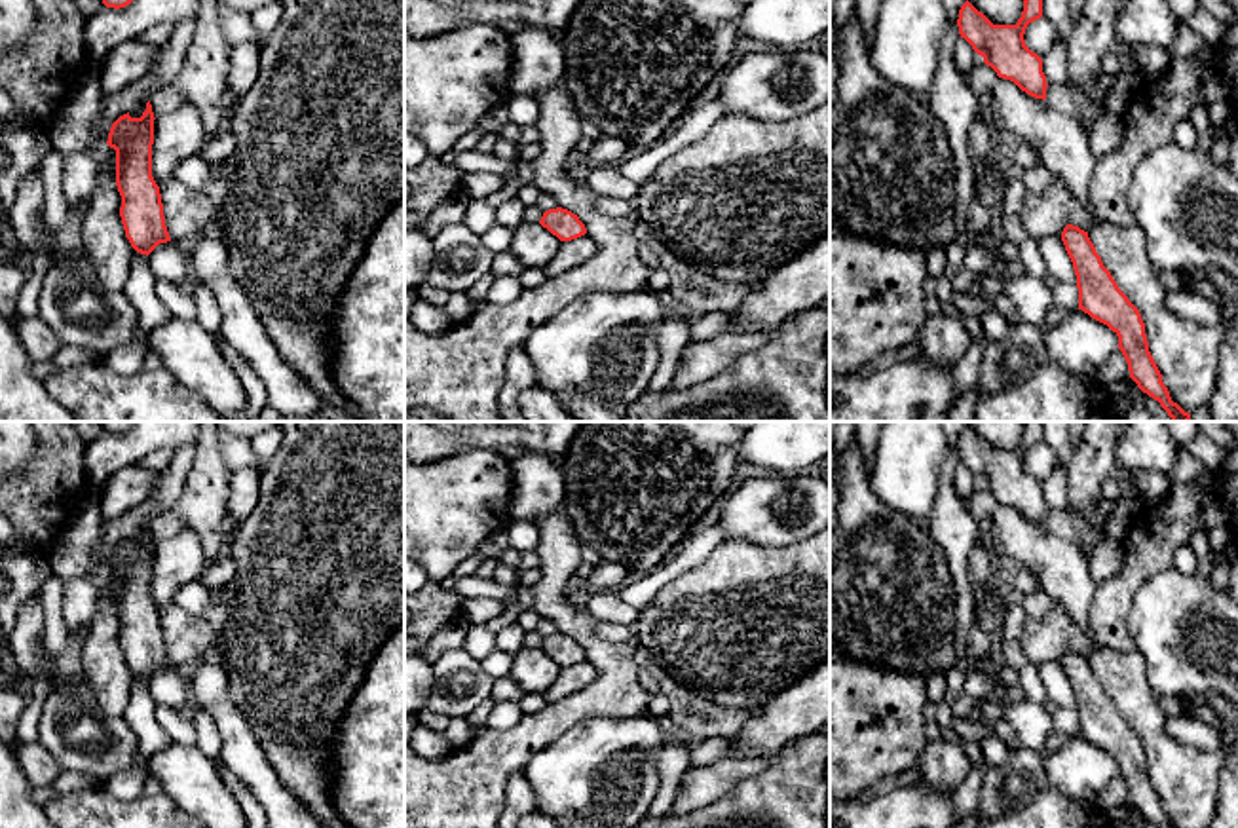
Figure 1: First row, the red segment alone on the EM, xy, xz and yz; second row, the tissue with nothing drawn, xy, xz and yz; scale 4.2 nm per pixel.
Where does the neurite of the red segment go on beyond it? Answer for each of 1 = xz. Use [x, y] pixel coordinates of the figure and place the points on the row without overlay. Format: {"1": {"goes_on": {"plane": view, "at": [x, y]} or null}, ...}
{"1": {"goes_on": null}}

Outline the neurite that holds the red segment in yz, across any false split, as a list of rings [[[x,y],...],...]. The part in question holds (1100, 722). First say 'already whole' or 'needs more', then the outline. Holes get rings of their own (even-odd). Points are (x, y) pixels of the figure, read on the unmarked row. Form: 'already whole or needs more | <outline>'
already whole | [[[1067,649],[1061,667],[1077,701],[1079,735],[1118,762],[1118,775],[1128,788],[1130,803],[1143,819],[1158,828],[1173,828],[1149,777],[1141,739],[1103,691],[1088,657]]]

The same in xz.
already whole | [[[562,632],[545,636],[539,649],[560,667],[572,667],[587,659],[587,653],[579,642]]]

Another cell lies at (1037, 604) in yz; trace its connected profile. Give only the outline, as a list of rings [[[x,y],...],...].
[[[1037,587],[1033,593],[1023,596],[1023,612],[1027,619],[1044,619],[1054,608],[1054,600],[1042,587]]]

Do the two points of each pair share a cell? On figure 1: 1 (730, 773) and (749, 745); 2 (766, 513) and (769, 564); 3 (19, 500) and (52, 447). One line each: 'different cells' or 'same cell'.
1: different cells
2: different cells
3: same cell

